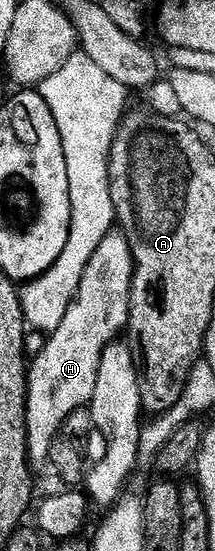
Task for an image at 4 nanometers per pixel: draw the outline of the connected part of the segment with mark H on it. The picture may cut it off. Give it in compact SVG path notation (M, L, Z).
M108 235L93 251L81 287L61 319L61 327L44 341L43 350L34 354L27 377L27 455L32 466L47 465L51 445L59 428L73 411L90 406L97 384L102 353L126 330L131 310L131 275L133 258L126 236Z

